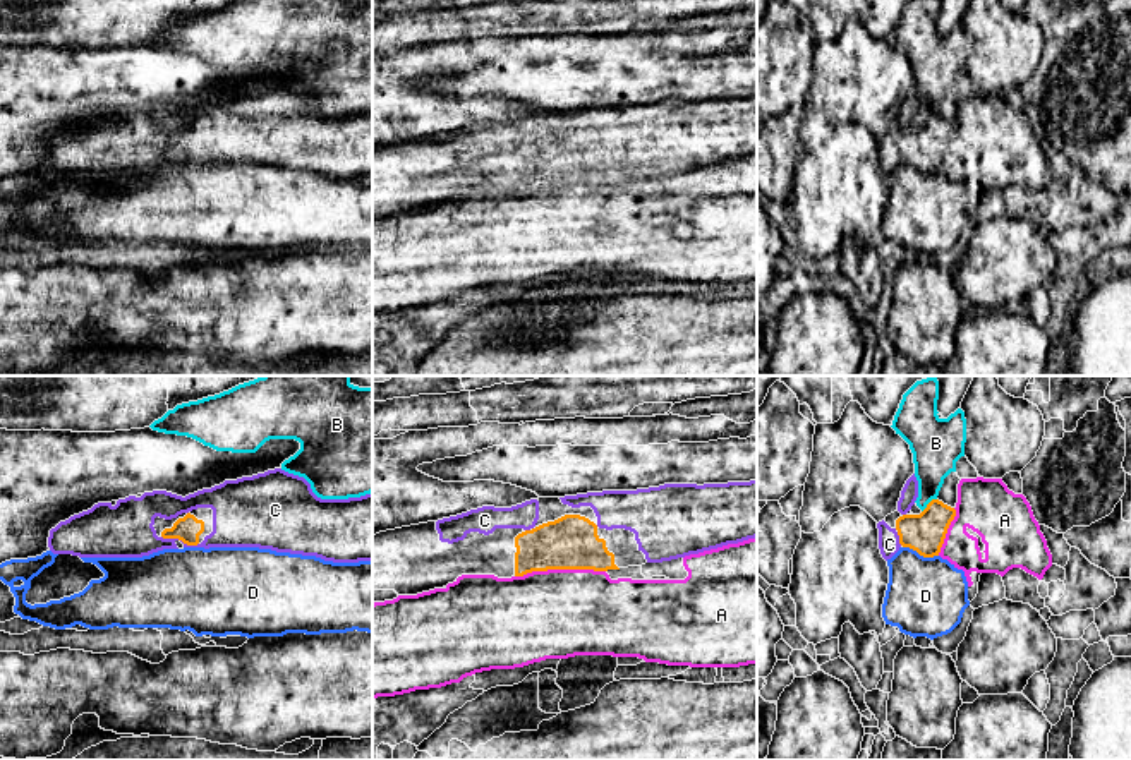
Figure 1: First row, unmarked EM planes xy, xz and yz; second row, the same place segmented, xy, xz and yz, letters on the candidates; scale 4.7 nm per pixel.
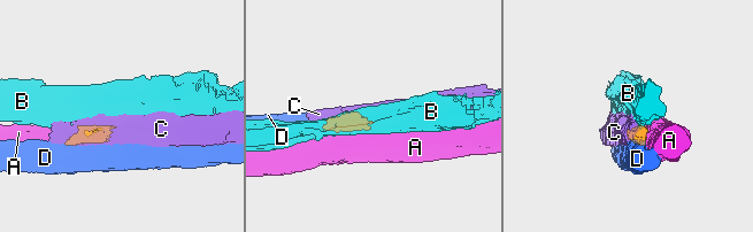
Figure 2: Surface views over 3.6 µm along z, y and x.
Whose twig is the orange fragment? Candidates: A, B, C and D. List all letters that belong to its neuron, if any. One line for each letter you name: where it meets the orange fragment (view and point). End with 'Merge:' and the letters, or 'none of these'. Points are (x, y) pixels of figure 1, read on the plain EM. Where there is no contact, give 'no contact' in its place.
C: xy (181, 155)
Merge: C

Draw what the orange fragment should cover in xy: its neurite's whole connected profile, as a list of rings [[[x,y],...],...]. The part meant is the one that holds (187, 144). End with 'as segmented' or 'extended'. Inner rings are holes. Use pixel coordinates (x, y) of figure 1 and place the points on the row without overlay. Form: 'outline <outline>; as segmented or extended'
outline [[[275,84],[185,113],[153,106],[98,118],[51,144],[48,163],[79,173],[259,163],[333,178],[372,177],[372,108],[321,115],[304,93]]]; extended

